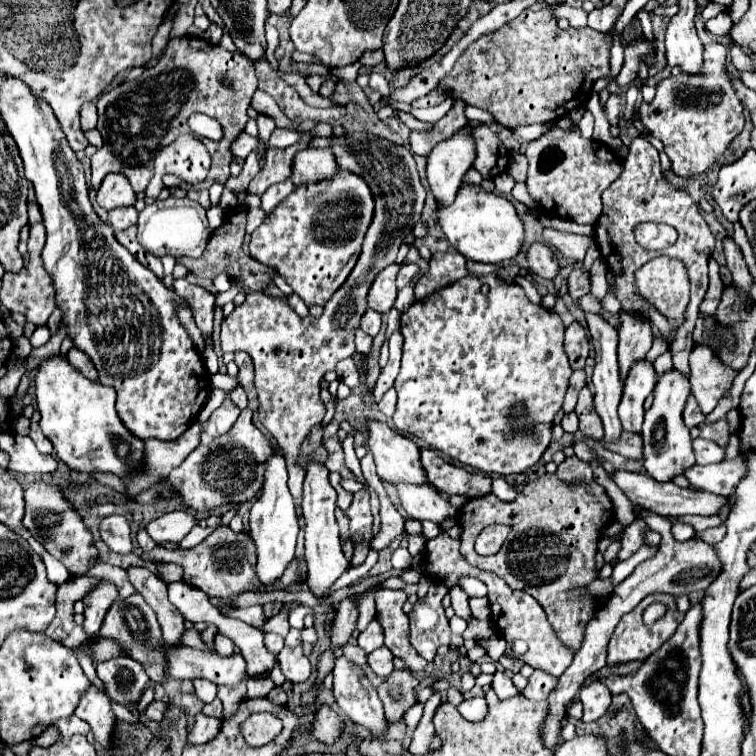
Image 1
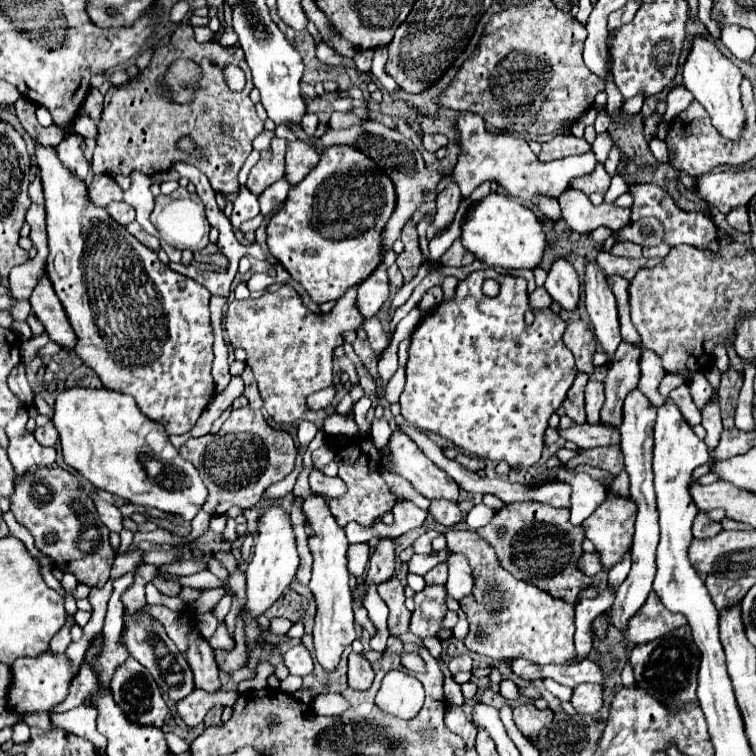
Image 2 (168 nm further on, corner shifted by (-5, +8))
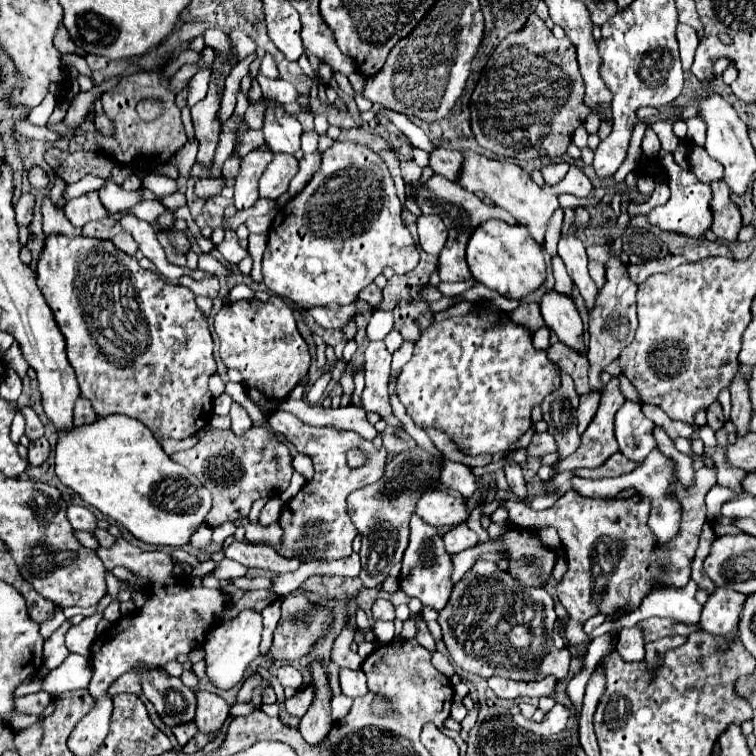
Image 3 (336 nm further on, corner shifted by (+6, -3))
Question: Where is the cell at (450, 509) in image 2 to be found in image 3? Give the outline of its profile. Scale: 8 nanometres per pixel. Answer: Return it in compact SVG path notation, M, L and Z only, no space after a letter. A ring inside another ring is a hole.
M456 525L444 535L444 545L448 553L460 553L478 545L478 535L468 525Z

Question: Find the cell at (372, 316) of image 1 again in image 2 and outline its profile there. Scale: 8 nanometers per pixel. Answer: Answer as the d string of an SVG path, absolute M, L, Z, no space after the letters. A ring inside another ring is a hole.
M375 316L365 318L365 322L363 322L363 330L367 332L367 340L369 340L371 348L373 348L375 352L379 352L379 356L381 356L381 352L389 346L392 338L385 332L385 330L383 330L379 318L375 318Z

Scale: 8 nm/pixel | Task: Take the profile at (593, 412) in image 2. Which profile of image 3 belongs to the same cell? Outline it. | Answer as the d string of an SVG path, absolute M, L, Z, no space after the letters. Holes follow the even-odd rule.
M592 391L592 393L580 397L580 407L578 407L578 431L580 431L580 435L586 431L592 417L596 415L598 403L600 403L600 393Z

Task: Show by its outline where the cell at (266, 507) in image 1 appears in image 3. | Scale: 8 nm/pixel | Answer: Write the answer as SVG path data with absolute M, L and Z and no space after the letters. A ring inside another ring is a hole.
M242 611L236 619L228 619L222 625L218 625L214 631L208 633L204 641L204 661L206 661L206 675L208 681L222 691L228 691L236 685L240 685L246 677L248 665L260 657L258 645L260 645L260 633L262 633L262 615L256 611Z

